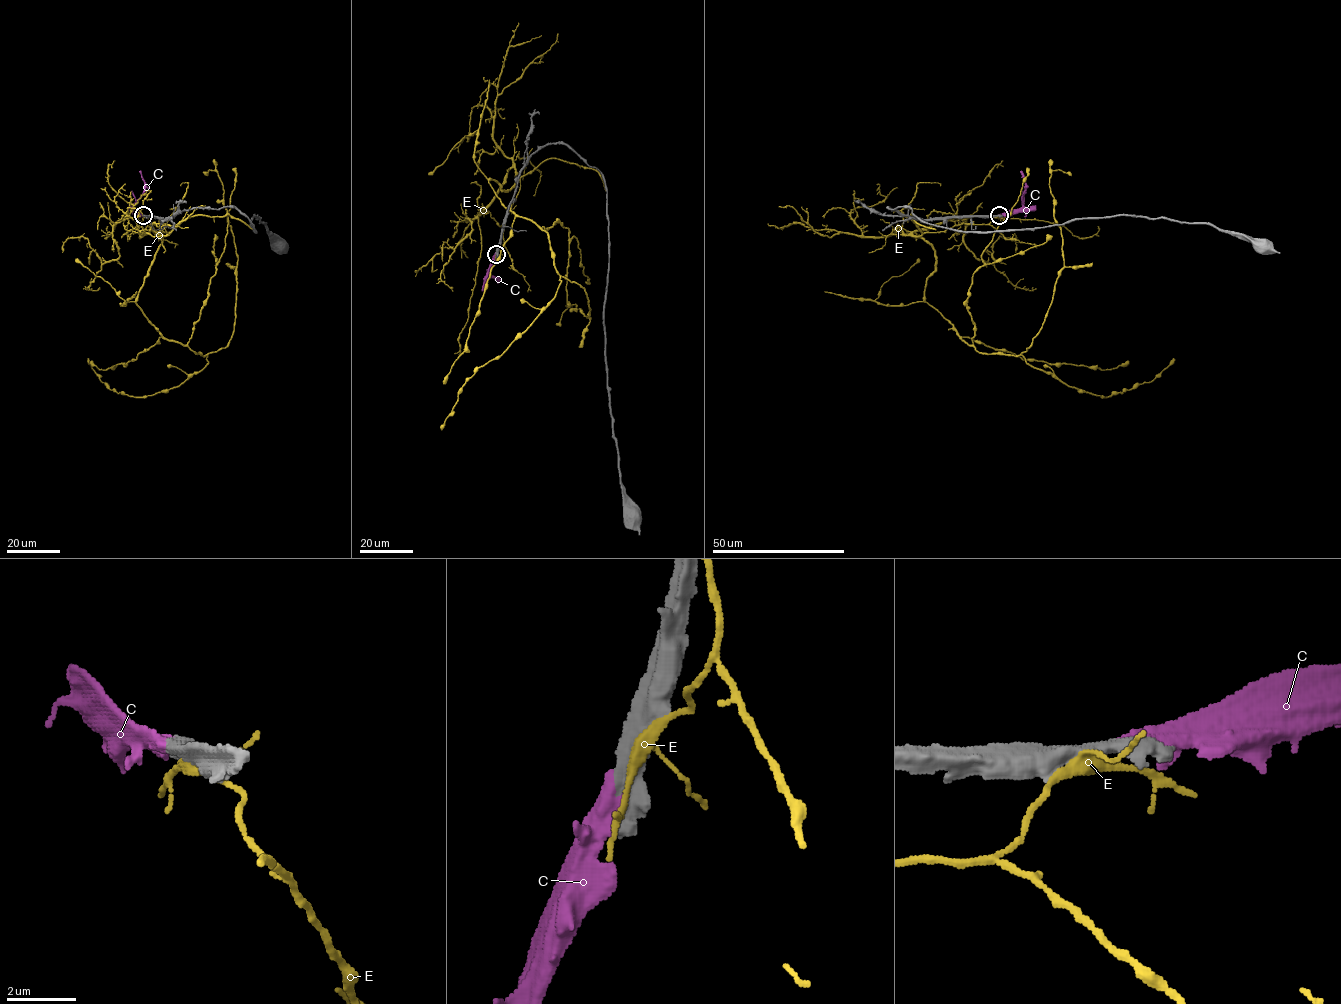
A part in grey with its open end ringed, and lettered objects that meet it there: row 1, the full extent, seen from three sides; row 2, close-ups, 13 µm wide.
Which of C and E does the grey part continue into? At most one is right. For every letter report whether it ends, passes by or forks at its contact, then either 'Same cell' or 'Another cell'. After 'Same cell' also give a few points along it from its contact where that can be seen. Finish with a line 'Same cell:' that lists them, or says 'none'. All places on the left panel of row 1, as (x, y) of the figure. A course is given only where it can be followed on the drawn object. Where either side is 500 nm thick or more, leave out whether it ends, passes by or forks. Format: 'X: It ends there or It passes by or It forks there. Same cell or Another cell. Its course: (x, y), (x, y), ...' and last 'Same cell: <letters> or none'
C: Same cell. Its course: (143, 215), (133, 206), (144, 190), (144, 180), (139, 171)
E: Another cell
Same cell: C

